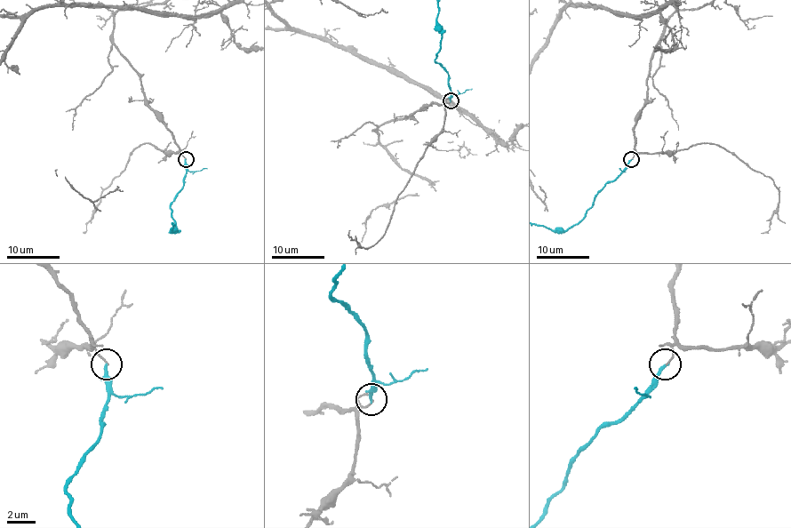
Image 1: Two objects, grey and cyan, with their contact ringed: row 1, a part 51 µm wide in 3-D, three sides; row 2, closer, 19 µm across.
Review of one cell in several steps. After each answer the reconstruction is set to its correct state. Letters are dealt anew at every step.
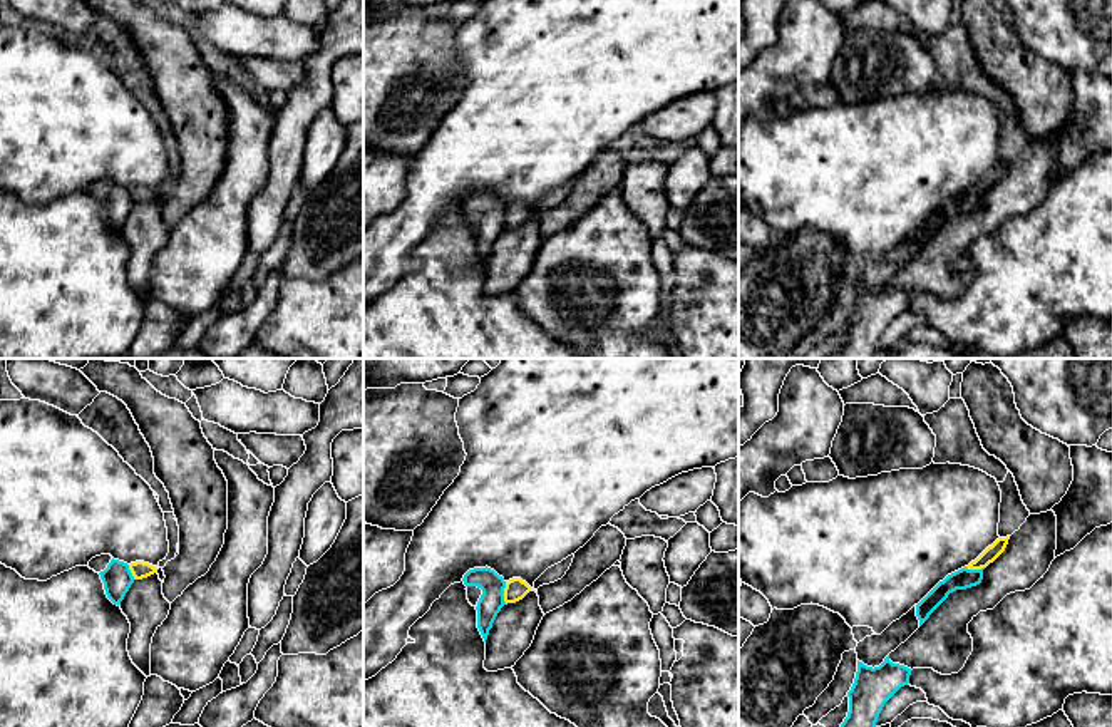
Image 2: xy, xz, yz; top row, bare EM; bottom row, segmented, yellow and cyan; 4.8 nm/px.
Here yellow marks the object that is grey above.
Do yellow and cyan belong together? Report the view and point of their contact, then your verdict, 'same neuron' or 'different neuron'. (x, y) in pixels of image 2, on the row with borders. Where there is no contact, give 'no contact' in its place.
contact xz (504, 593); different neuron

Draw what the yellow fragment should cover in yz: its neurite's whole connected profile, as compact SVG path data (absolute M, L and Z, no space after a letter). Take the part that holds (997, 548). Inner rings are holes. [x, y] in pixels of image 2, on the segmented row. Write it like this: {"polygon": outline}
{"polygon": "M1010 536L998 538L991 546L988 546L975 561L971 561L968 570L981 570L993 563L1006 548Z"}

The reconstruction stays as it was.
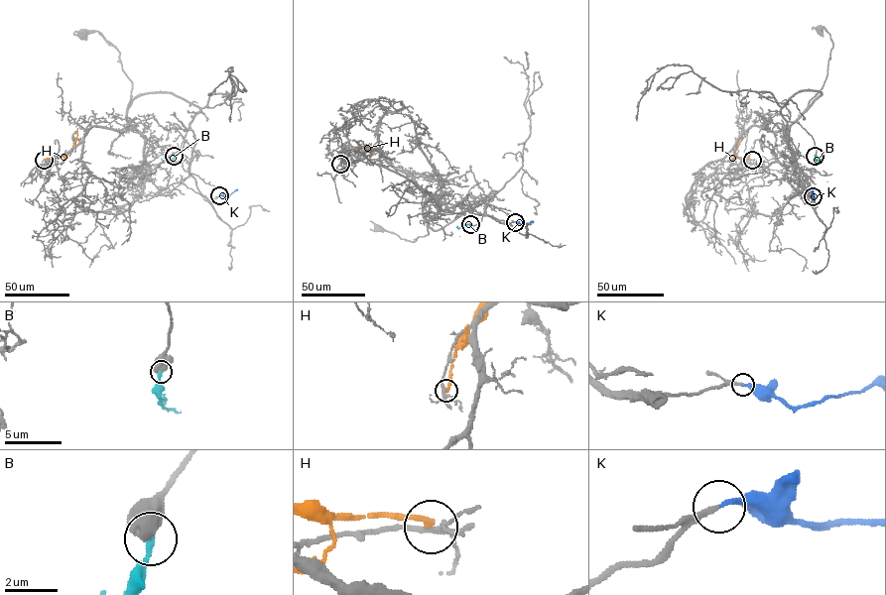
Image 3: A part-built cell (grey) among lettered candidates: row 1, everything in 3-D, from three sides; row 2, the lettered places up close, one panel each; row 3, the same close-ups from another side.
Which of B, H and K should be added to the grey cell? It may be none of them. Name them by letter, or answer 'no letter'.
K

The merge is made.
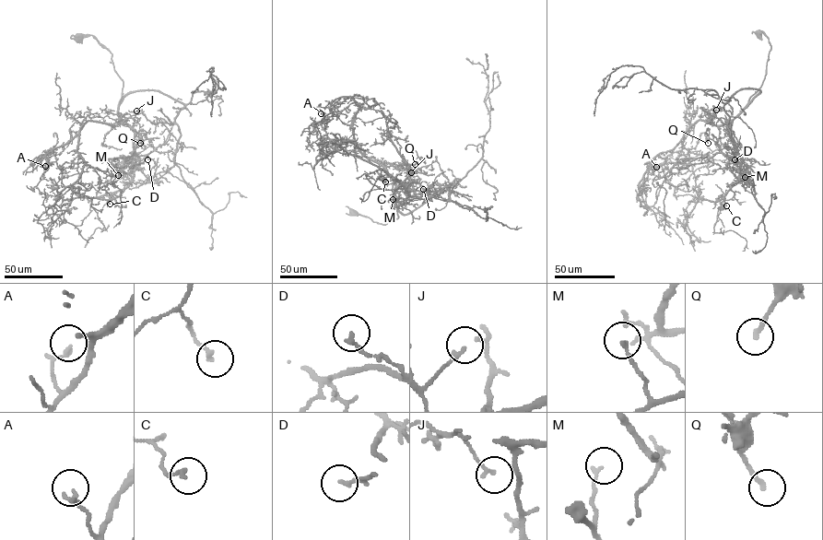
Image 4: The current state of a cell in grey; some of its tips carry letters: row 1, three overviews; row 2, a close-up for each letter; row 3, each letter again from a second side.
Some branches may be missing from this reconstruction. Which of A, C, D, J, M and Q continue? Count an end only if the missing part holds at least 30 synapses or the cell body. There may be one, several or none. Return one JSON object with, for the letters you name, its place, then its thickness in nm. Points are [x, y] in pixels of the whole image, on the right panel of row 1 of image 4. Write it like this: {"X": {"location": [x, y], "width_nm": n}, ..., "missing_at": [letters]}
{"missing_at": []}

